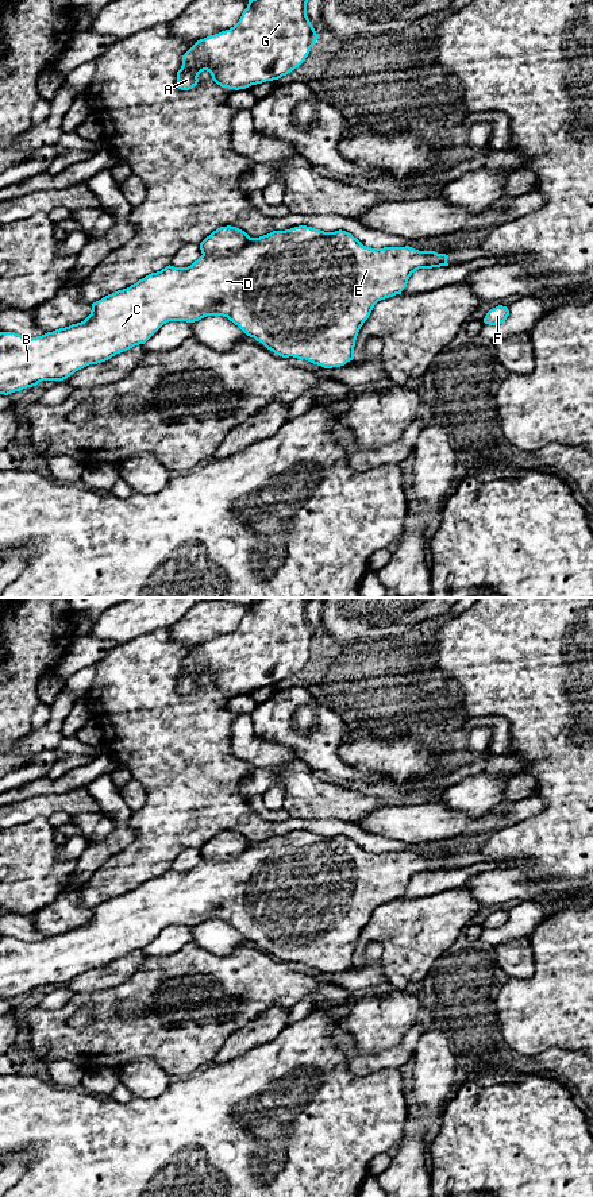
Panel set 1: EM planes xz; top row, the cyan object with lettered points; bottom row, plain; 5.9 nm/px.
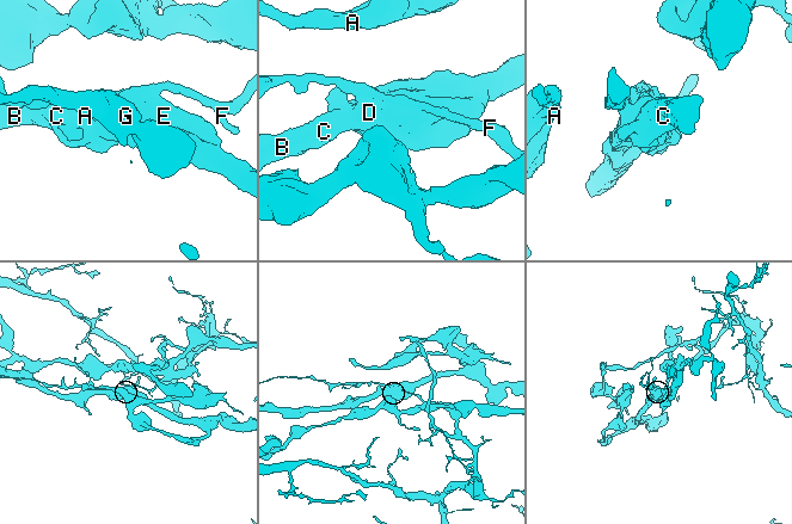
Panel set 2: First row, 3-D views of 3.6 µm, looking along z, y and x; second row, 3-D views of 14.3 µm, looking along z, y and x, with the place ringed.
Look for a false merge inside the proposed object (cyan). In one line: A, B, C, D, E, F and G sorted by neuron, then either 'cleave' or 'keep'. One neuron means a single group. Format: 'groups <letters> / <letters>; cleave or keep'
groups A B C D E G / F; cleave

